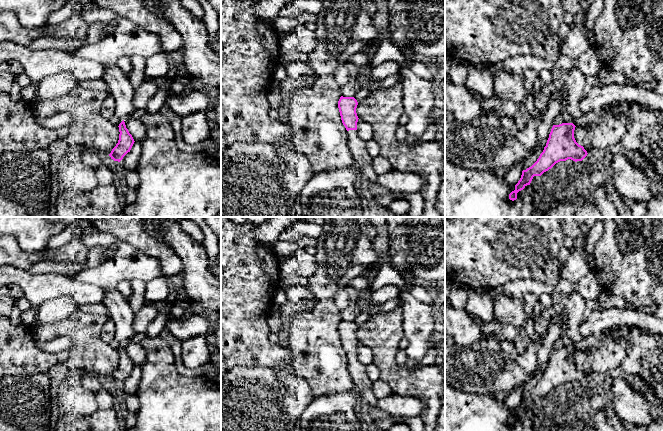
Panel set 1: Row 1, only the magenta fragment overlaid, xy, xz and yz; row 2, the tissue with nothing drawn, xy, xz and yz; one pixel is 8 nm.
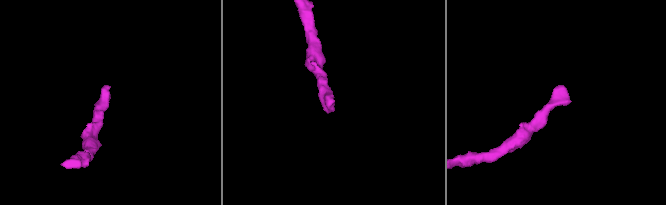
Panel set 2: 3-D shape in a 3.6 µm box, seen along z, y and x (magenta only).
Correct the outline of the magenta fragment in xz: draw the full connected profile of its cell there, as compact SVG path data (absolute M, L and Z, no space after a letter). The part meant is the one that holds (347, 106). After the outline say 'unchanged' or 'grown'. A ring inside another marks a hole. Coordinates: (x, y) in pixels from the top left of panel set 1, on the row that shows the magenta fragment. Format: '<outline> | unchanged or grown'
M341 96L338 108L341 120L348 131L348 147L354 159L354 167L358 170L360 182L365 185L376 185L377 174L372 167L372 157L367 153L366 142L357 133L358 102L354 97Z | grown

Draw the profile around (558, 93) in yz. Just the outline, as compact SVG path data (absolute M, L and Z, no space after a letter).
M553 86L551 93L551 101L548 108L543 112L543 119L538 126L538 141L535 151L522 162L523 169L531 167L539 158L546 146L549 134L553 127L553 119L560 113L562 103L565 98L565 90L563 87Z

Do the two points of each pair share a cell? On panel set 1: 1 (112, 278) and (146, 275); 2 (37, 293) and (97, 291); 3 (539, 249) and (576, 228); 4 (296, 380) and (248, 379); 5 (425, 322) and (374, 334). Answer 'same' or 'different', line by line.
1: same
2: same
3: different
4: different
5: different

